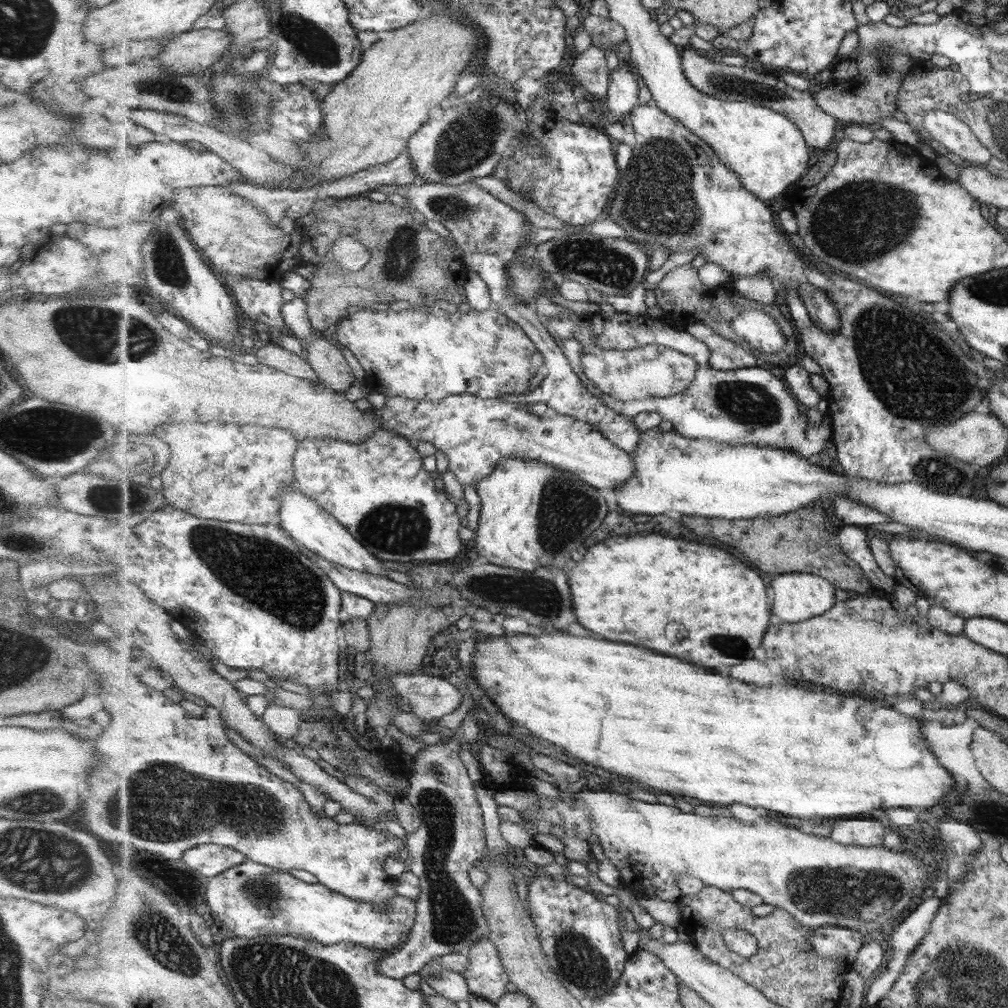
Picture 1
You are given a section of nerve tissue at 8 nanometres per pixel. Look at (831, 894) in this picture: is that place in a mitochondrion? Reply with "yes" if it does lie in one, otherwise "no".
yes

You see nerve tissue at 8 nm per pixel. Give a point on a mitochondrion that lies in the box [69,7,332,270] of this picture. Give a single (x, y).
(173, 89)

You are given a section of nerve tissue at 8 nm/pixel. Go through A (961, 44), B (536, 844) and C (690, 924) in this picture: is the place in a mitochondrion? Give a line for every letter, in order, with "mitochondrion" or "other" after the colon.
A: other
B: other
C: other

